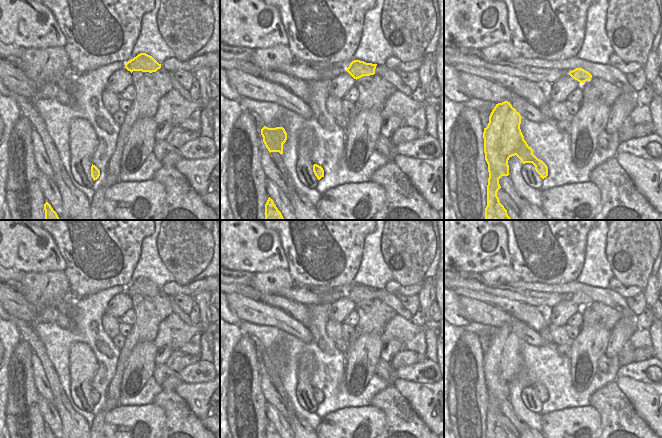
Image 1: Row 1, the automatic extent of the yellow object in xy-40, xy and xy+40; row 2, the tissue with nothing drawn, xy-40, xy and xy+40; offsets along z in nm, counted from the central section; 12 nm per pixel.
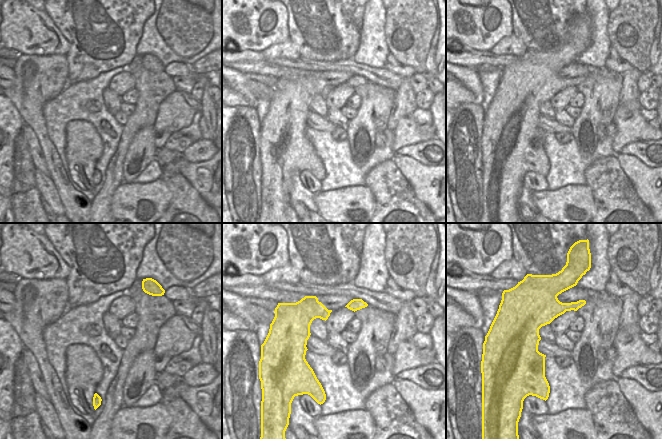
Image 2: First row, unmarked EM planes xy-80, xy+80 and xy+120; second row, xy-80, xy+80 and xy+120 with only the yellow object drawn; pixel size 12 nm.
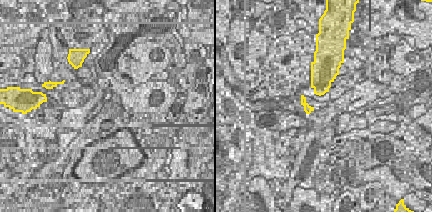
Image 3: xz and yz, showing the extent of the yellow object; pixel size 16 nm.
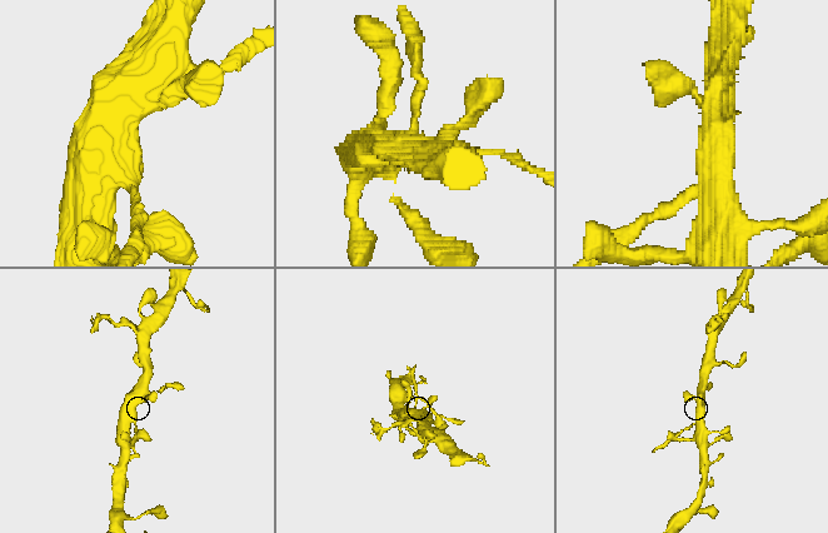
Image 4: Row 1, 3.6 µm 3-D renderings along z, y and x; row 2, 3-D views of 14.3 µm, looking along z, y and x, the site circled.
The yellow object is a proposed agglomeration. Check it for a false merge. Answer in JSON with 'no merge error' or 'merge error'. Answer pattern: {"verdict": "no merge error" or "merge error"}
{"verdict": "no merge error"}

